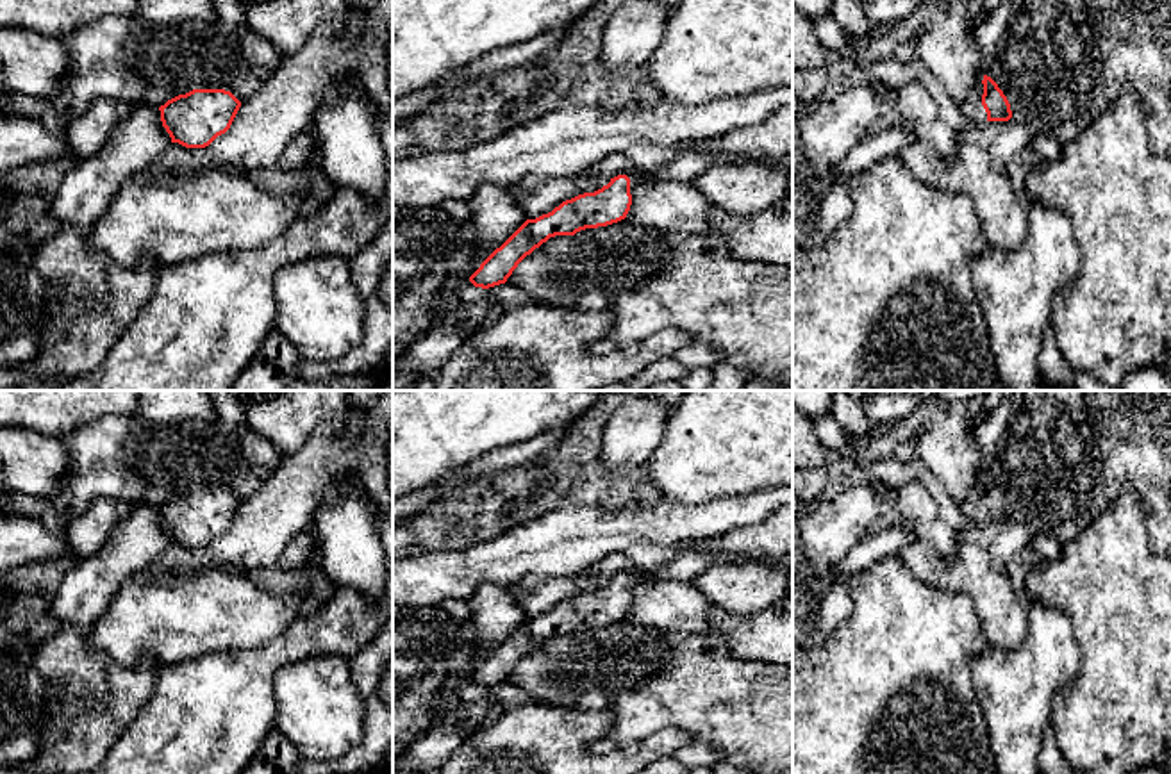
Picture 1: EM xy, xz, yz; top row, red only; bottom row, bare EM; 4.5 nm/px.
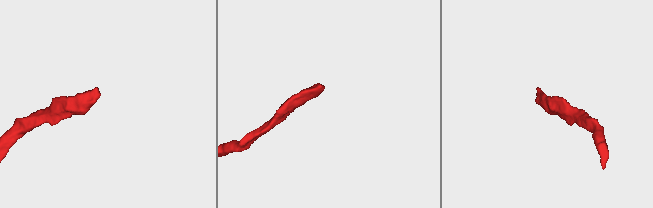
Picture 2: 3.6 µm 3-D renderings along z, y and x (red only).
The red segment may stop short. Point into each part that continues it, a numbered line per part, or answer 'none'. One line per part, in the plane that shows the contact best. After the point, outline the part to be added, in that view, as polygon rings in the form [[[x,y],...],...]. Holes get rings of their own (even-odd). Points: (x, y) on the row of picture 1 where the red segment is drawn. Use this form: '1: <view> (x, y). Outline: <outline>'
1: yz (973, 111). Outline: [[[984,77],[976,82],[976,89],[978,89],[978,96],[971,102],[966,102],[960,105],[960,111],[966,118],[966,121],[982,127],[987,123],[987,112],[982,105],[982,95],[984,95],[984,84],[982,84]]]

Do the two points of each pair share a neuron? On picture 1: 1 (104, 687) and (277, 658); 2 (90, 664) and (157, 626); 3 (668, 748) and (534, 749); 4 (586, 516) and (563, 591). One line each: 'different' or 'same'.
1: different
2: different
3: same
4: different

